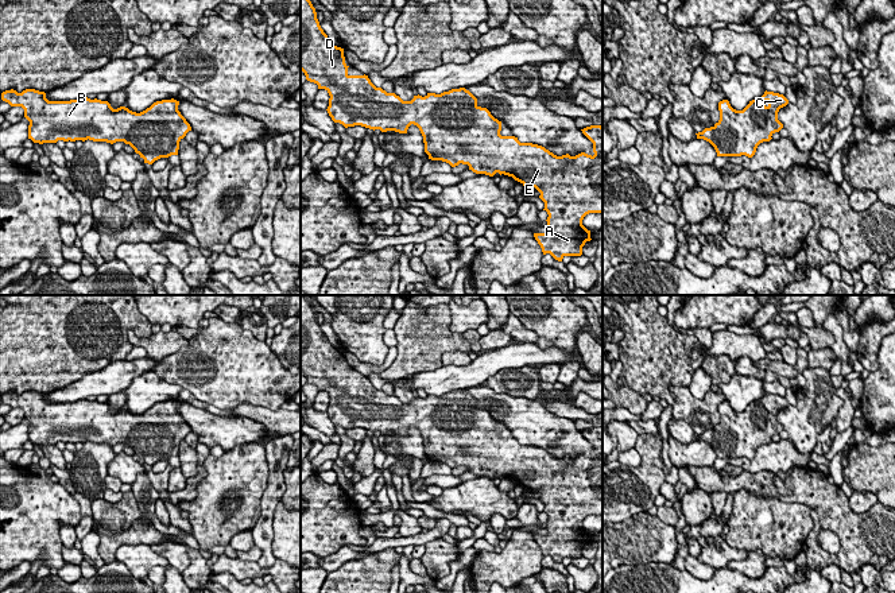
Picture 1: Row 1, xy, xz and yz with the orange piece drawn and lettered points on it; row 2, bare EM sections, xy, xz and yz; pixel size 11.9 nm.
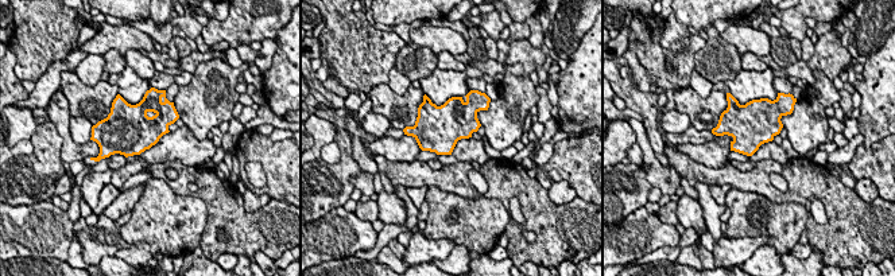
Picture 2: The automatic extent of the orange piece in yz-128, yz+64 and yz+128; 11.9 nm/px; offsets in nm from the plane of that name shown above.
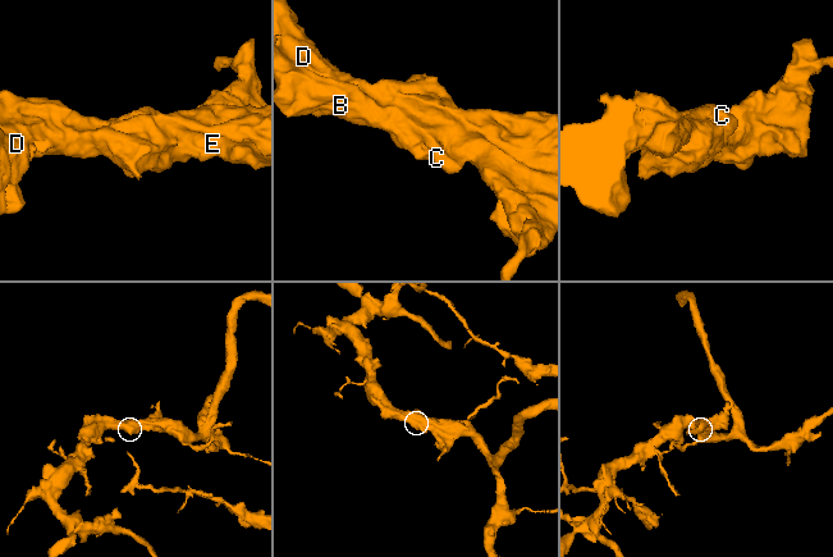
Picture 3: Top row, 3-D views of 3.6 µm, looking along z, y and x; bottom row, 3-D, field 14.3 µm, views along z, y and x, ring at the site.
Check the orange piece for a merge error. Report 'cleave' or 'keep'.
keep

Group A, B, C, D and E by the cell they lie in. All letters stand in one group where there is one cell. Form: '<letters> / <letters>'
A B C D E

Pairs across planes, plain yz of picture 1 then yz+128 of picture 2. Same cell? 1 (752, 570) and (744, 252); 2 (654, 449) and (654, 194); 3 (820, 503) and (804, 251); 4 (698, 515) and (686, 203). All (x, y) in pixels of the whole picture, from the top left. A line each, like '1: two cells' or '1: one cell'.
1: two cells
2: two cells
3: two cells
4: one cell

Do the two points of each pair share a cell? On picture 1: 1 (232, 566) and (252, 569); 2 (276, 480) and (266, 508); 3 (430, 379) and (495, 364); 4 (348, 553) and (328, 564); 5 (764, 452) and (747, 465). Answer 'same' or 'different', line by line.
1: same
2: same
3: same
4: same
5: same

